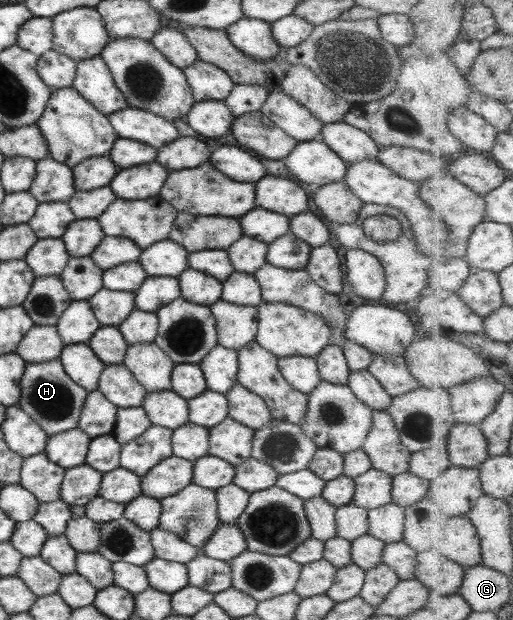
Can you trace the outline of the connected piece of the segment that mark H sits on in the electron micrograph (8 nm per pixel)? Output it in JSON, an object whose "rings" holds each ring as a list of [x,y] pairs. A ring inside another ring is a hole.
{"rings":[[[58,359],[27,363],[20,379],[21,395],[17,403],[35,424],[49,437],[77,428],[88,392],[69,379]]]}

